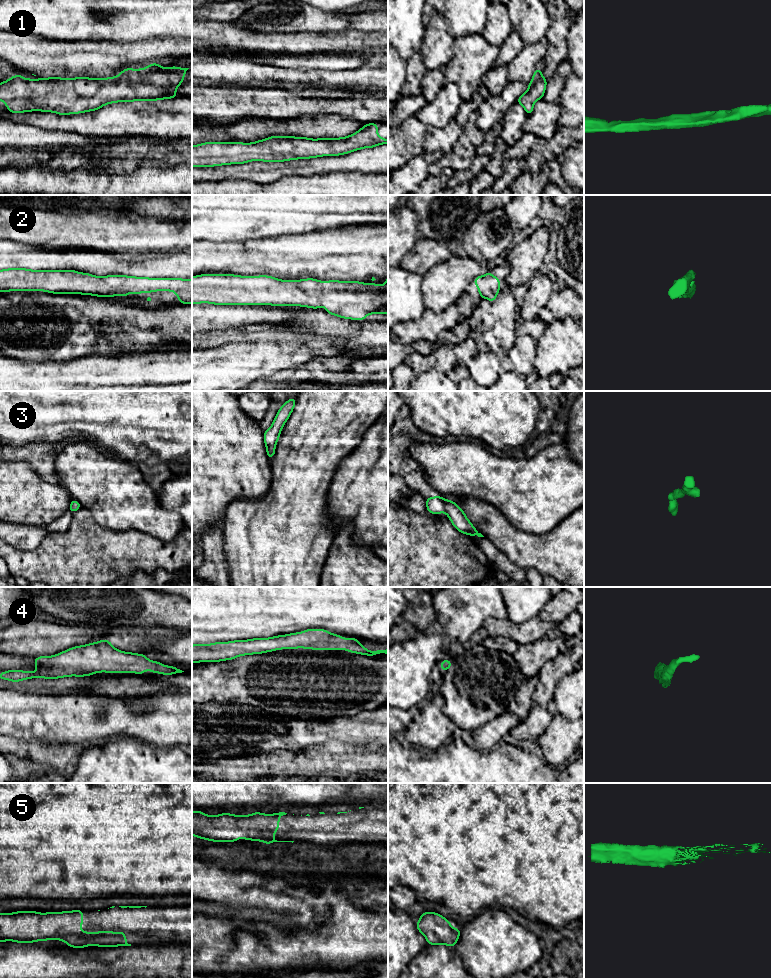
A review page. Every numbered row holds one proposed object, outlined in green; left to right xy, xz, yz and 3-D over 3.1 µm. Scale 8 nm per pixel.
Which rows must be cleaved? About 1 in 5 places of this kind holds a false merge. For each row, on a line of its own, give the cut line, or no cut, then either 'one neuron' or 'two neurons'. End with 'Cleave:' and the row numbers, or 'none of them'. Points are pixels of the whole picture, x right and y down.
1: cut none; one neuron
2: cut none; one neuron
3: cut none; one neuron
4: cut none; one neuron
5: cut none; one neuron
Cleave: none of them

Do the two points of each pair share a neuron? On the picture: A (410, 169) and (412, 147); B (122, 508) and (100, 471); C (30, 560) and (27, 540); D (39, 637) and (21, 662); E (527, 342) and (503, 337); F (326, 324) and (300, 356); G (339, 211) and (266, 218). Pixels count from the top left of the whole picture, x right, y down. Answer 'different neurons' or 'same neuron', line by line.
A: different neurons
B: same neuron
C: different neurons
D: different neurons
E: different neurons
F: different neurons
G: same neuron

